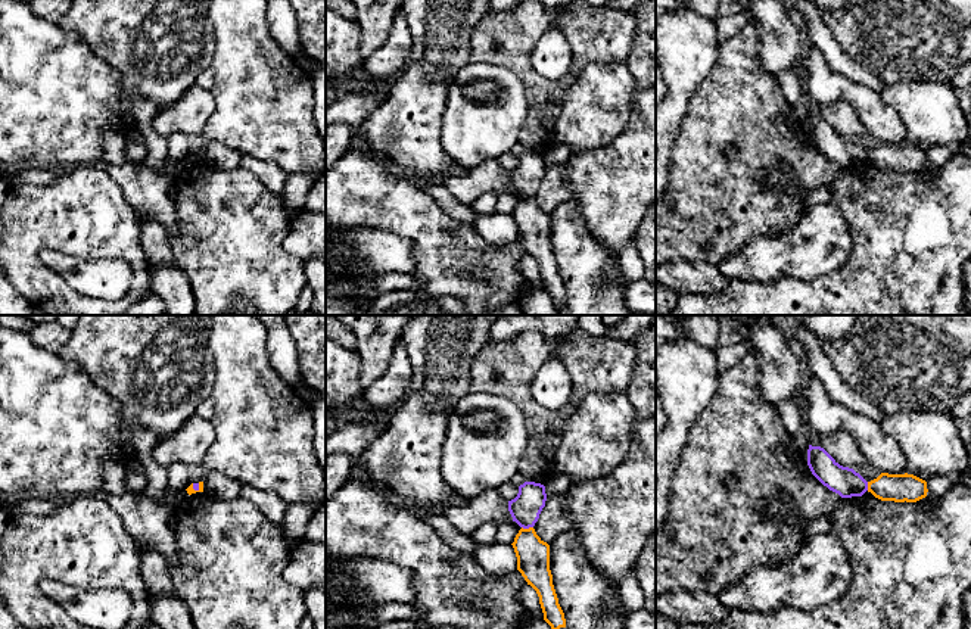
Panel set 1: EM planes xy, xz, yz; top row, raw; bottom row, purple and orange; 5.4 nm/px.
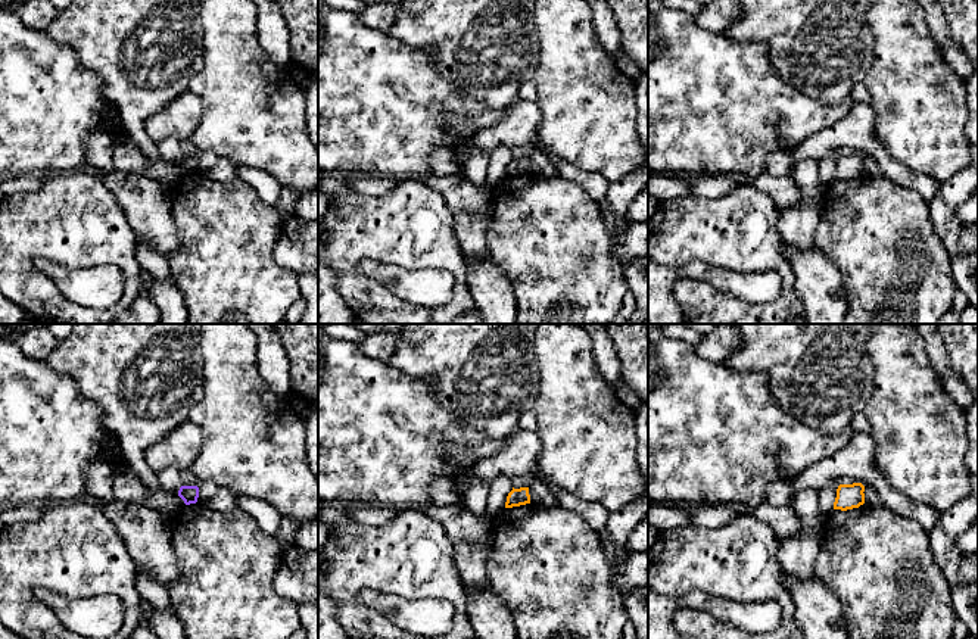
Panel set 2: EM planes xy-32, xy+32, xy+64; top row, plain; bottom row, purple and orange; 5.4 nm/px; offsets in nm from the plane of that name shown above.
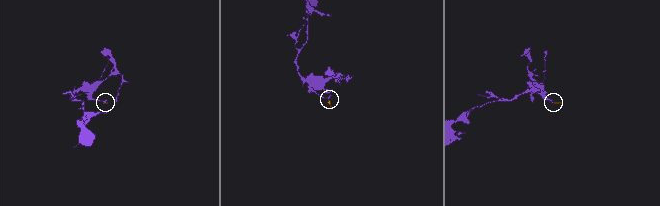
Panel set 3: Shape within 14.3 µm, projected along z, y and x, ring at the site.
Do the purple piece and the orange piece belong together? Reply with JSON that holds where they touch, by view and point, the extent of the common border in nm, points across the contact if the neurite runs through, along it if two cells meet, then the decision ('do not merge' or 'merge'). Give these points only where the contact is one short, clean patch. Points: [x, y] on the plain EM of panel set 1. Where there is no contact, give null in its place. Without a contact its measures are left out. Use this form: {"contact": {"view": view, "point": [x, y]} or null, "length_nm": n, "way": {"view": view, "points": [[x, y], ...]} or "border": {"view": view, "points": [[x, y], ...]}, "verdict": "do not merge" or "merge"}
{"contact": {"view": "xz", "point": [528, 198]}, "length_nm": 60, "border": {"view": "xz", "points": [[522, 196], [532, 198]]}, "verdict": "do not merge"}

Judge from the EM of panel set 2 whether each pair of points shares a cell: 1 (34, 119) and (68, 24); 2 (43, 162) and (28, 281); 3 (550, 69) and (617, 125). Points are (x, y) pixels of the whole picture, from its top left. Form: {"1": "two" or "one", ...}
{"1": "two", "2": "two", "3": "one"}

